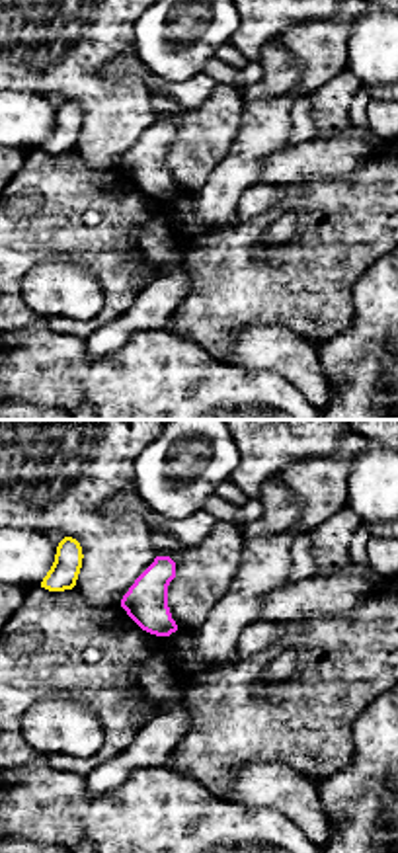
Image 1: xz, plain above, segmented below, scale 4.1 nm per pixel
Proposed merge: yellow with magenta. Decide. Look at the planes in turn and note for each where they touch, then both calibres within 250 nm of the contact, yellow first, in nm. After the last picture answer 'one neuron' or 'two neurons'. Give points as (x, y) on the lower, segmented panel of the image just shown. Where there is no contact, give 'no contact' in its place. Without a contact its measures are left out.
no contact

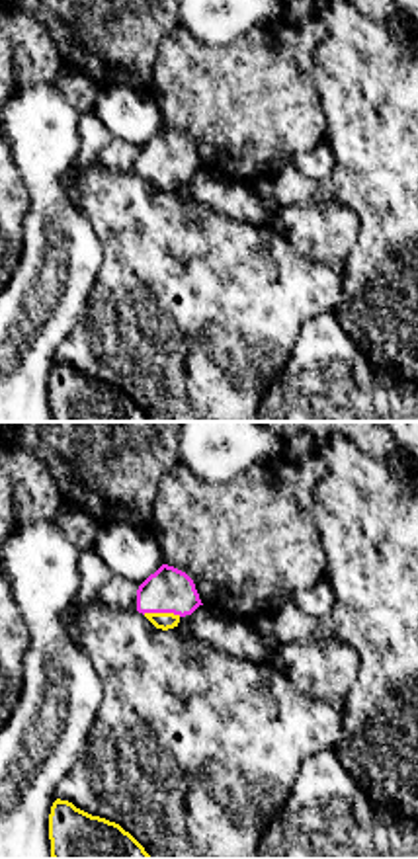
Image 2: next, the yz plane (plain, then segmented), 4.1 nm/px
meets yellow at (163, 613); 70 nm thick on the yellow side, 190 nm on the other

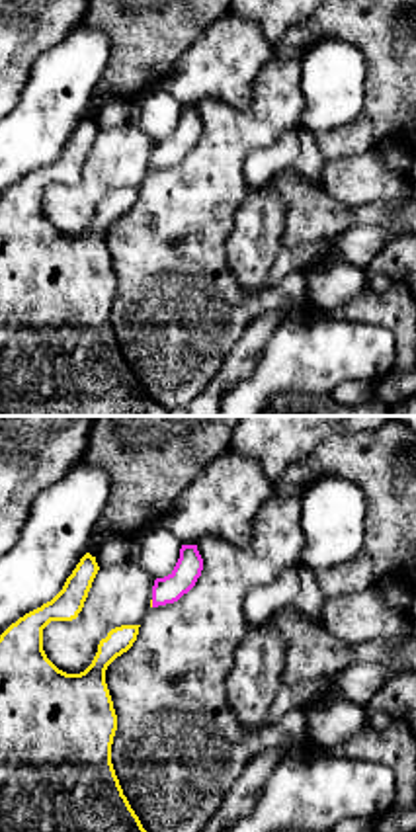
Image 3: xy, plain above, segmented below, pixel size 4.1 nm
meets yellow at (151, 604); 20 nm thick on the yellow side, 110 nm on the other

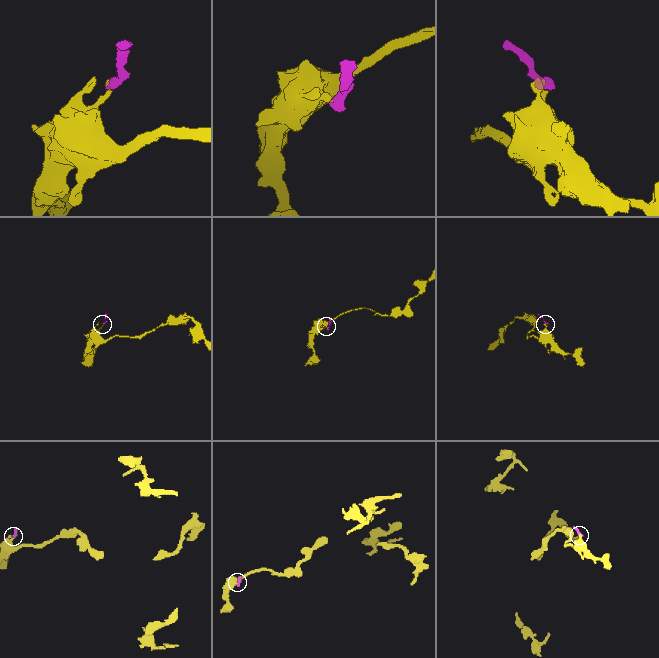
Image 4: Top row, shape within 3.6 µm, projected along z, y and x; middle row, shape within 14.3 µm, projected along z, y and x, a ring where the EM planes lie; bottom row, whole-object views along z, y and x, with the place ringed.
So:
one neuron

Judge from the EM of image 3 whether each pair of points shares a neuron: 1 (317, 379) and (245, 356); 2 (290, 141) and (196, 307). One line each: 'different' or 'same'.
1: different
2: different

